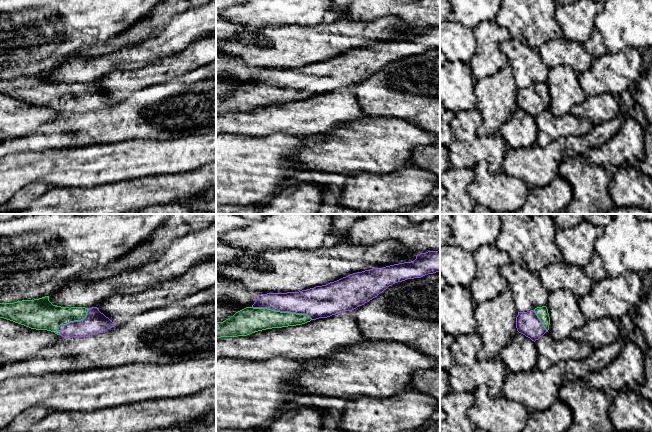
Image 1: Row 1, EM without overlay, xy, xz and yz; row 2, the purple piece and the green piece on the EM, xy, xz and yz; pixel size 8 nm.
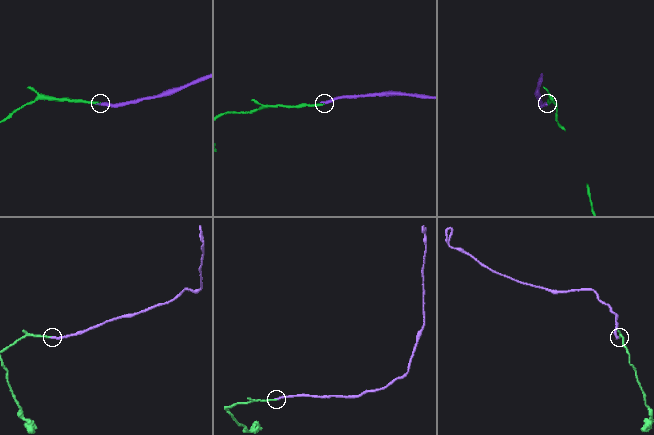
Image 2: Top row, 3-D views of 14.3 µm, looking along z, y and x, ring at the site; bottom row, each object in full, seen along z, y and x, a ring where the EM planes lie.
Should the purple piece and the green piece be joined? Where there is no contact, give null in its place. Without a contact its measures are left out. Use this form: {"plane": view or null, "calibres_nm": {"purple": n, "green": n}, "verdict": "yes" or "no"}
{"plane": "xz", "calibres_nm": {"purple": 220, "green": 190}, "verdict": "yes"}

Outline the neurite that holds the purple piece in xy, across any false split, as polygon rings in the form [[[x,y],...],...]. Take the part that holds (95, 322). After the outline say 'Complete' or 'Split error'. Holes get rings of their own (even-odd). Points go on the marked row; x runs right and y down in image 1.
[[[49,296],[0,303],[0,318],[31,329],[51,331],[67,338],[87,337],[117,325],[97,307],[61,307],[53,305]]]. Split error

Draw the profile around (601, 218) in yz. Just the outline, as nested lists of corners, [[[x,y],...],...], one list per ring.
[[[591,214],[589,221],[594,225],[604,228],[607,224],[609,224],[614,216],[615,214]]]

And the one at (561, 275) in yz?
[[[564,261],[549,265],[538,274],[542,285],[550,293],[560,289],[568,289],[578,299],[588,294],[594,283],[583,268]]]

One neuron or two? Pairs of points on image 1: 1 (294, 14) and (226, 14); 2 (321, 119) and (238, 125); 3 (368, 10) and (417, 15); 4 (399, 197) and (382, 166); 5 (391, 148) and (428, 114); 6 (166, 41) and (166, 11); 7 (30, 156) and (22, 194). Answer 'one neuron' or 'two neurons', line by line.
1: one neuron
2: one neuron
3: one neuron
4: two neurons
5: two neurons
6: two neurons
7: two neurons

